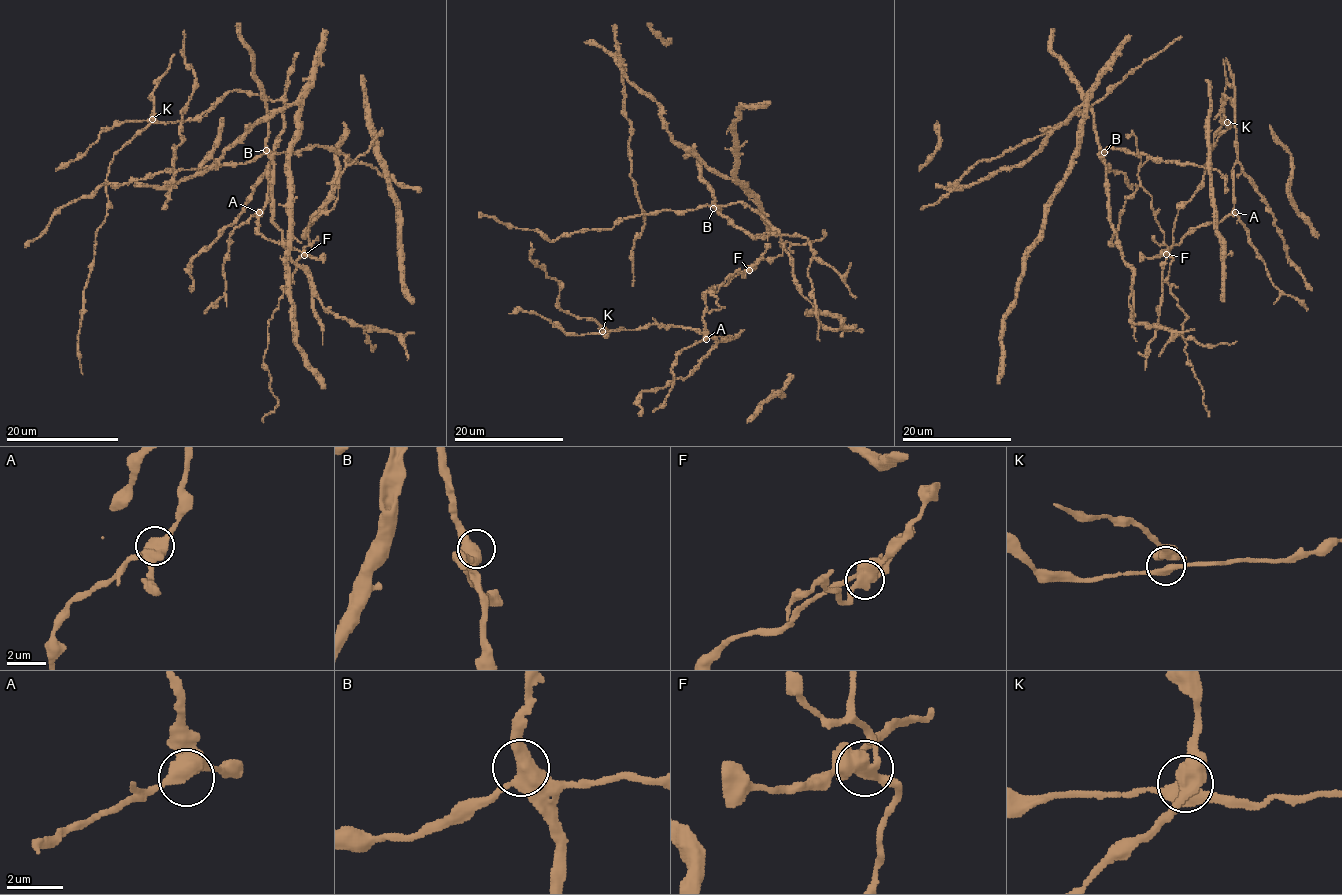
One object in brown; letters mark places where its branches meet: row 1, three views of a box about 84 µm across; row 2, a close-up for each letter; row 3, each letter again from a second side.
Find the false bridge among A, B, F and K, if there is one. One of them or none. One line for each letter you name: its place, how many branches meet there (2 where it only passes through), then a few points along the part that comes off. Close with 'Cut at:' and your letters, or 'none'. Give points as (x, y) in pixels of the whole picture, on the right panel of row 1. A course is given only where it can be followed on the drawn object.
F: (1166, 254) | 4 | (1167, 253), (1172, 259), (1167, 282), (1187, 316), (1183, 323), (1187, 362), (1202, 389), (1209, 416)
Cut at: F

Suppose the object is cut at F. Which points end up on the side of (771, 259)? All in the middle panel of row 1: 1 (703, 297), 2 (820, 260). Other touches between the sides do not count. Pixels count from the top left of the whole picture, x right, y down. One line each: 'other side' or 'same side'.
1: other side
2: other side

